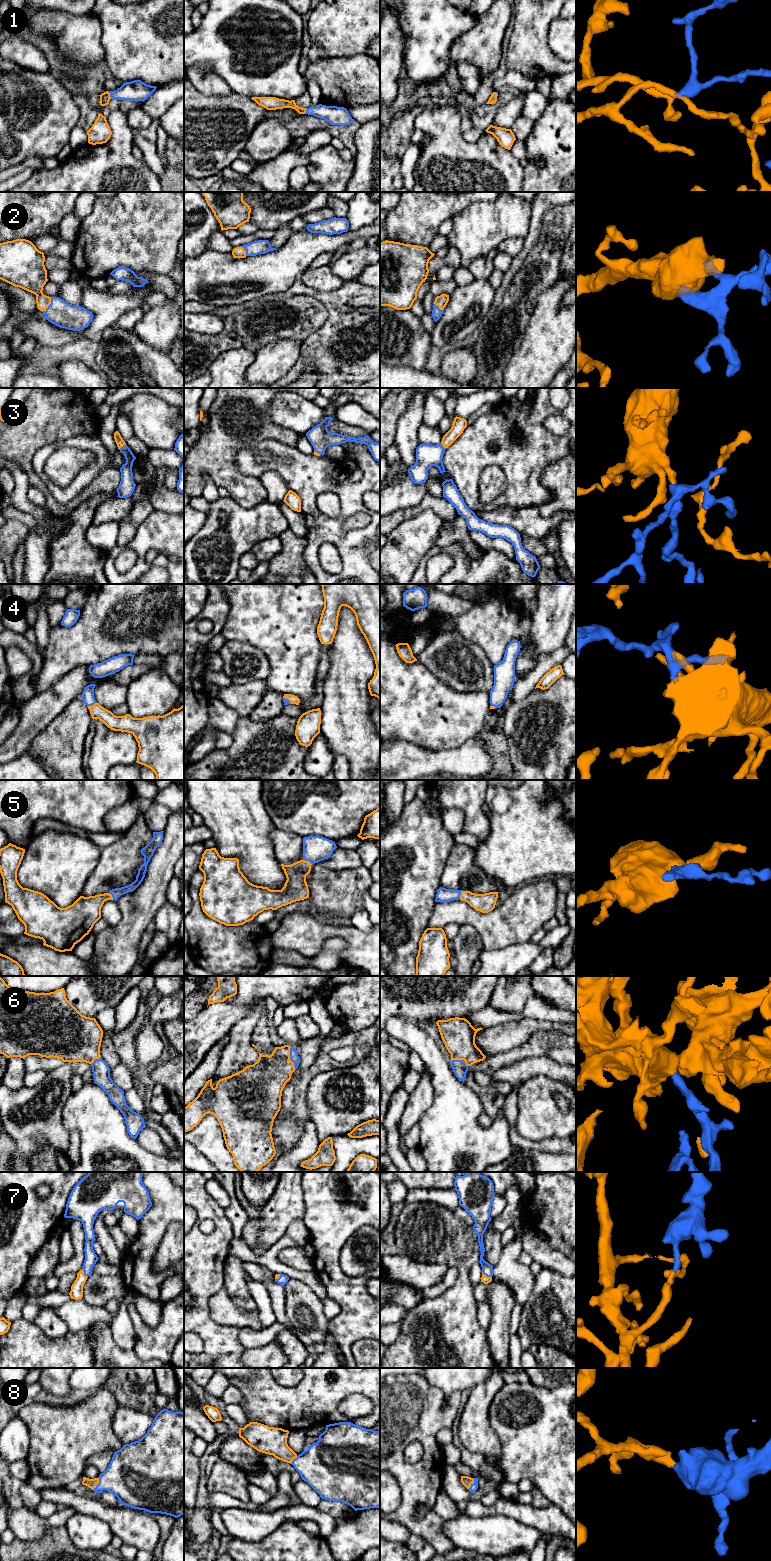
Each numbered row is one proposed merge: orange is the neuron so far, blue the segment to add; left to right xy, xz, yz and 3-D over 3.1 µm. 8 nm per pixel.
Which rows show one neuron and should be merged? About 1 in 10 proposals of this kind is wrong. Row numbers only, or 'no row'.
1, 2, 3, 4, 5, 6, 7, 8

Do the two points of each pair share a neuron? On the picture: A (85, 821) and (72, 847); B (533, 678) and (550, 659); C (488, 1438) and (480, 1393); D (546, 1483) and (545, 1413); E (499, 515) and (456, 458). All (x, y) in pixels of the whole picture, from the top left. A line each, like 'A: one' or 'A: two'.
A: two
B: one
C: one
D: one
E: two

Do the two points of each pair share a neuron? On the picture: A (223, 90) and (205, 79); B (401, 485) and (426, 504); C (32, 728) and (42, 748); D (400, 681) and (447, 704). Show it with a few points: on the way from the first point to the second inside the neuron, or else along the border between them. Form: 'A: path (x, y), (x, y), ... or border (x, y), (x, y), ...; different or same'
A: path (219, 87), (209, 83); same
B: border (426, 491), (419, 503), (399, 509); different
C: border (53, 719), (32, 740), (27, 750); different
D: path (412, 693), (420, 701), (435, 701); same

